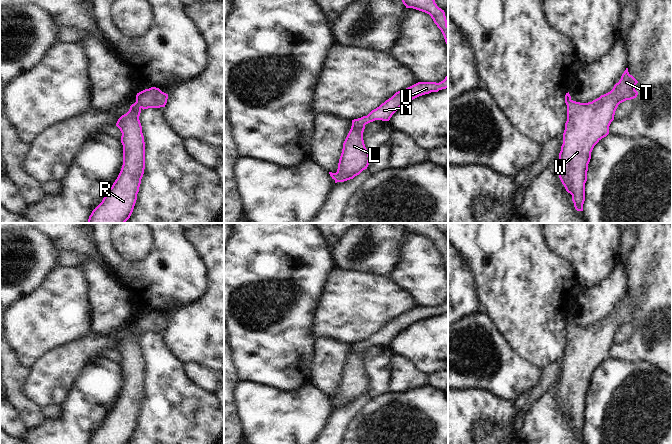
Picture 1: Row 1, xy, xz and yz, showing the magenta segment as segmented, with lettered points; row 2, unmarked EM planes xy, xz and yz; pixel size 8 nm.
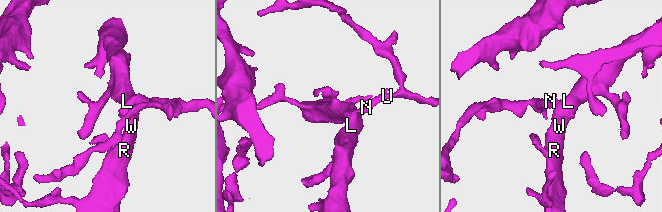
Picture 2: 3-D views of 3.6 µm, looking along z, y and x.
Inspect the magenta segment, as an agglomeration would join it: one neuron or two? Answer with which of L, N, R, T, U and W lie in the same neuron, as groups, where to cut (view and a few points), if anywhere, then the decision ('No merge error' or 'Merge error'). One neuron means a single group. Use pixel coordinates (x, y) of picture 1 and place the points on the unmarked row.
Groups: L N R T U W. No split. No merge error

